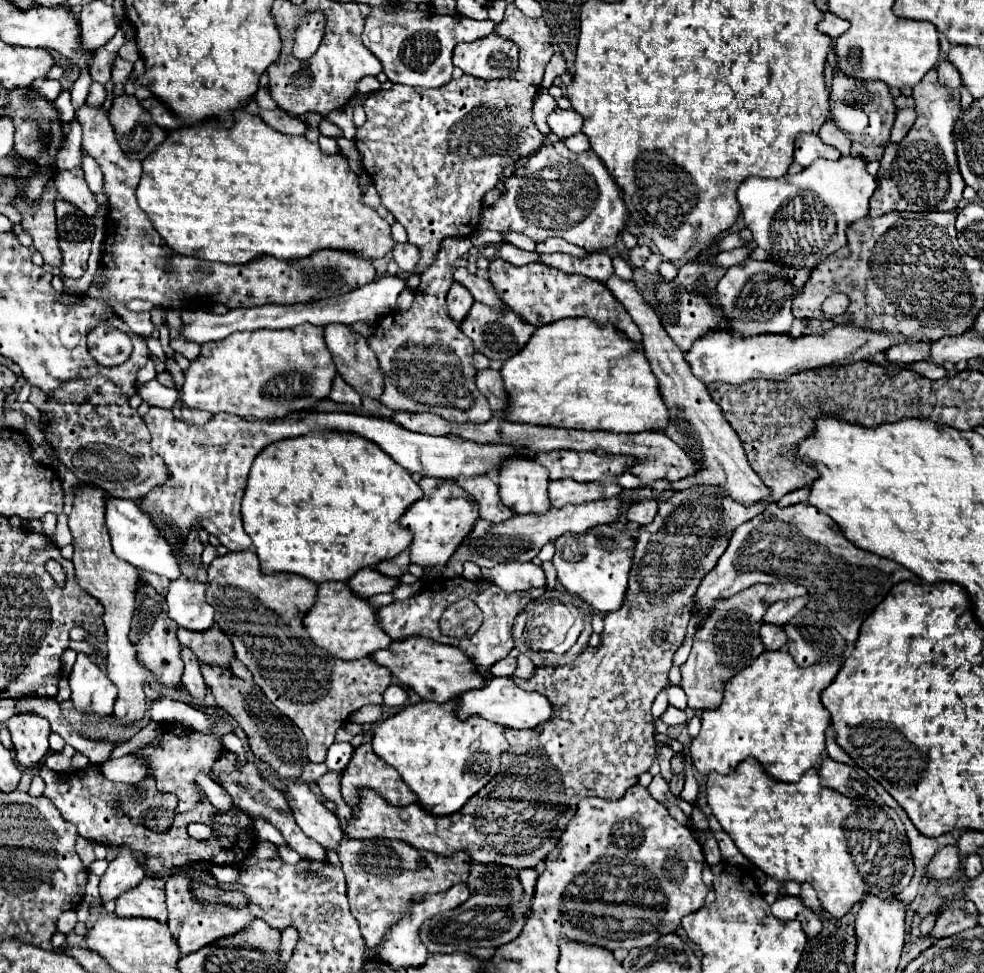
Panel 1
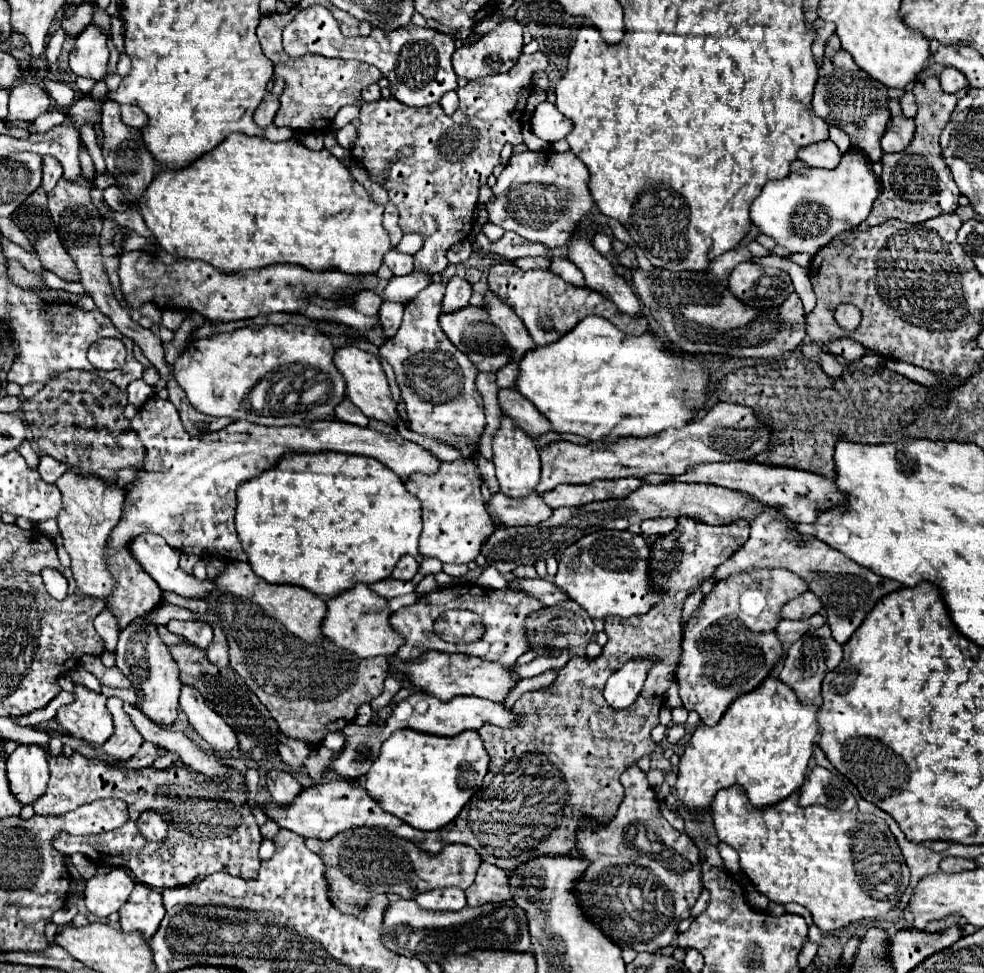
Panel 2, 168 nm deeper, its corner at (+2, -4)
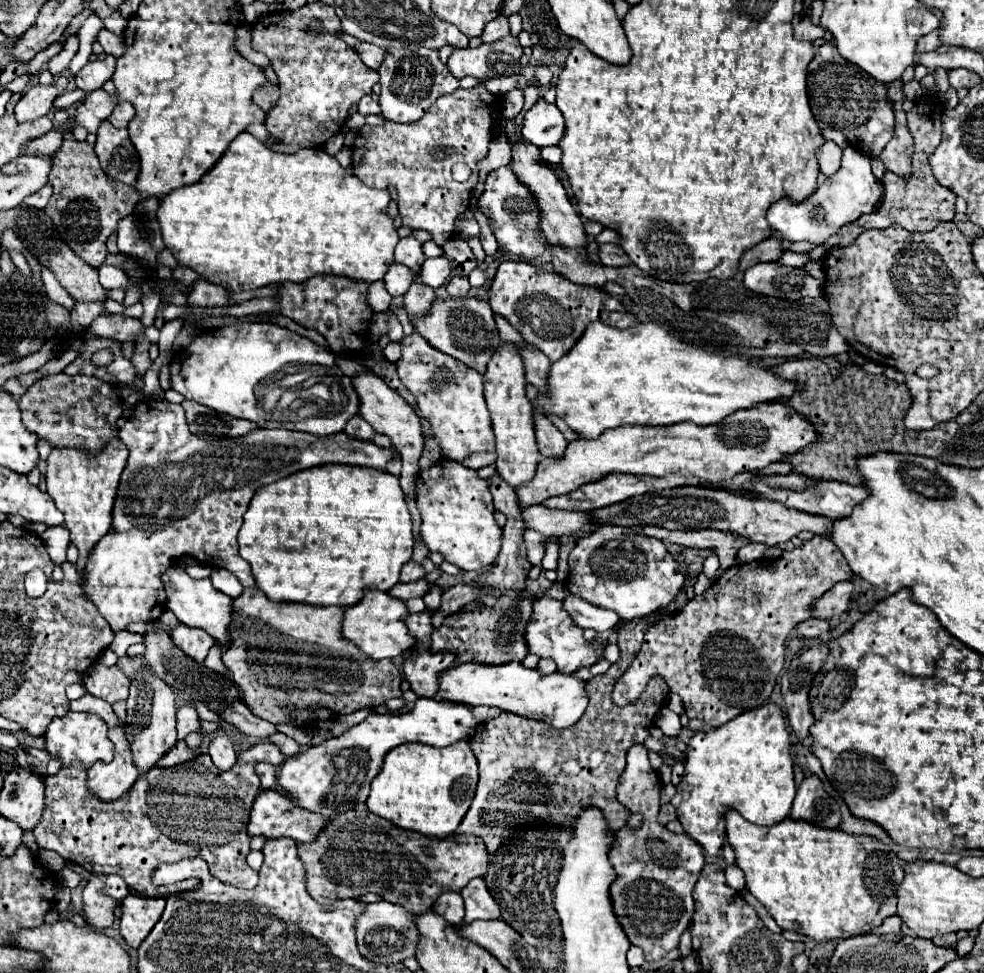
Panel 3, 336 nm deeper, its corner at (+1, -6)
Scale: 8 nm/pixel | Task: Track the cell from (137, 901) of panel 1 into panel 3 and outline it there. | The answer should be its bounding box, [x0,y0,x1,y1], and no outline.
[121,894,165,948]

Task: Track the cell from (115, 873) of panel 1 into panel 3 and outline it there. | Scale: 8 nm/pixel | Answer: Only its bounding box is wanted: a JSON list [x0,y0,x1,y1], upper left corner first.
[83,874,119,930]

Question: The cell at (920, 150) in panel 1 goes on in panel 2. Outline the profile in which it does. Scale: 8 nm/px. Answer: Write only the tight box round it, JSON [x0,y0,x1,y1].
[860,76,960,230]

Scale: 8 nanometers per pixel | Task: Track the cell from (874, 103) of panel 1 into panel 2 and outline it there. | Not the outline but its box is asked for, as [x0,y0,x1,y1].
[814,50,890,162]

